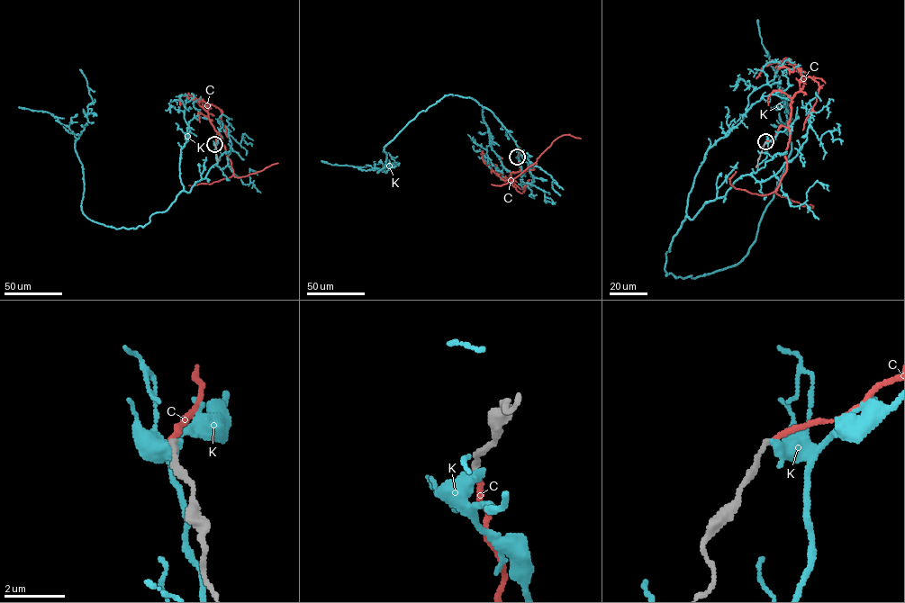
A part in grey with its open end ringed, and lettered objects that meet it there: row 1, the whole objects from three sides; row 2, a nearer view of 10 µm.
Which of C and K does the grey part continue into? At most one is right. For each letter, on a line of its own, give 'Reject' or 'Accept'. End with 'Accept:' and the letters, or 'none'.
C: Accept
K: Reject
Accept: C

